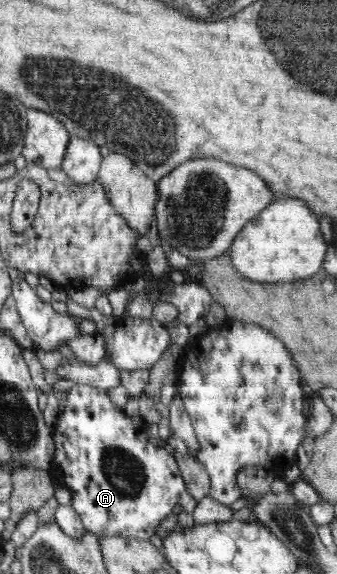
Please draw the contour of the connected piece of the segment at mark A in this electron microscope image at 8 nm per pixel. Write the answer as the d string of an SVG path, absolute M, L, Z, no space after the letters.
M78 383L73 386L73 388L69 388L68 391L66 391L66 394L66 406L58 415L57 423L53 426L53 443L55 445L55 452L49 472L55 480L63 480L63 484L65 484L67 488L73 490L73 509L77 510L83 529L100 538L103 536L125 538L126 536L135 536L135 538L139 538L139 540L149 540L151 536L155 536L159 522L161 522L165 516L169 518L168 516L173 512L175 504L179 503L179 508L183 508L182 510L184 512L193 512L195 505L199 503L199 501L195 500L186 491L186 483L180 473L178 461L168 453L164 447L157 447L149 441L149 432L145 430L147 423L140 415L136 417L129 416L123 409L115 407L111 398L107 394L107 390L103 387L97 388Z

